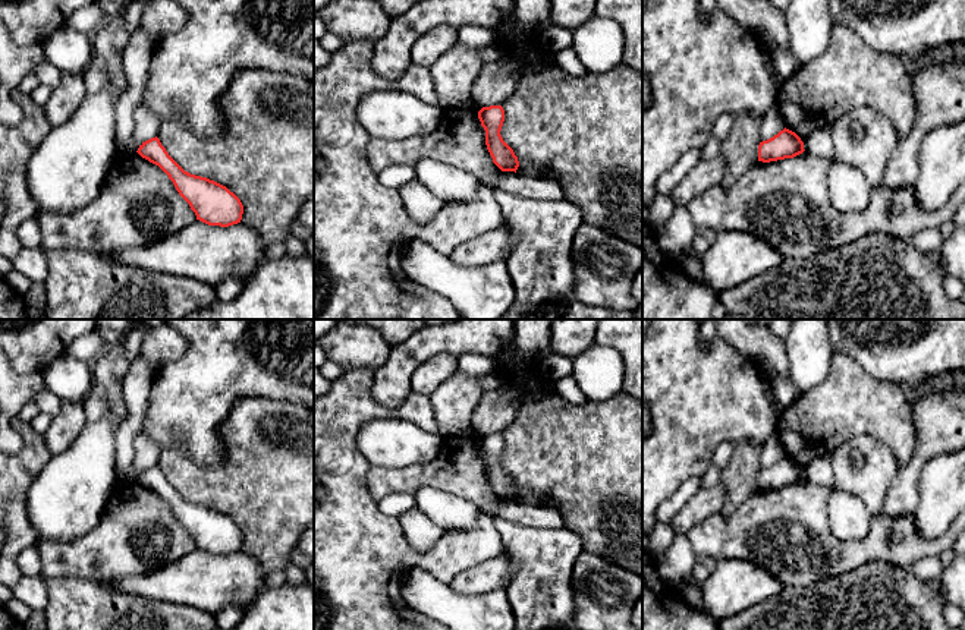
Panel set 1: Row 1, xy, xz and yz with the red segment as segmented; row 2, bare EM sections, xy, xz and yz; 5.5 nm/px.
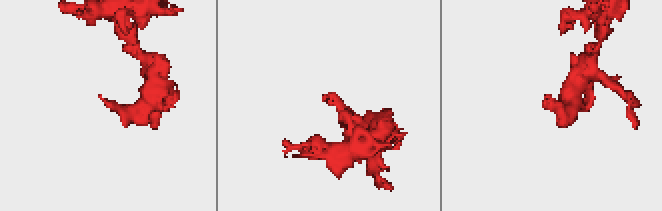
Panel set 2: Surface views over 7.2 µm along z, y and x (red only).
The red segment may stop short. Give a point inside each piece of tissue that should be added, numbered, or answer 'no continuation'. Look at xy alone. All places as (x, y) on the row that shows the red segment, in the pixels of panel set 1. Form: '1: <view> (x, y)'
no continuation

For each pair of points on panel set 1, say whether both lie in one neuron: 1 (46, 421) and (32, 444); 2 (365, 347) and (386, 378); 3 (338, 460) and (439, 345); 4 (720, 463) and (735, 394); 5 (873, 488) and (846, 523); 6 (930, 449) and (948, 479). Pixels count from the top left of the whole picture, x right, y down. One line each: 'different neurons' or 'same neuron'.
1: different neurons
2: different neurons
3: different neurons
4: different neurons
5: different neurons
6: different neurons

